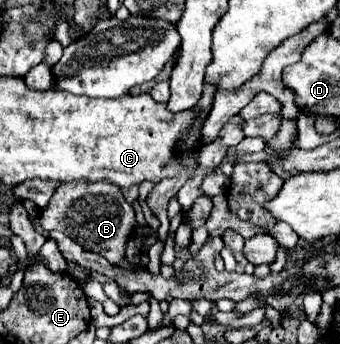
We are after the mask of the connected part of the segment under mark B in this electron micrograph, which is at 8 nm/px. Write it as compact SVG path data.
M62 182L48 206L42 208L38 222L48 232L60 230L84 250L104 256L110 264L120 264L124 260L126 242L136 228L132 206L124 200L122 190L112 186L112 182Z

